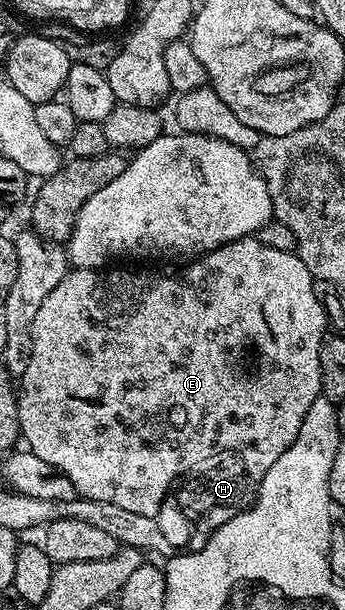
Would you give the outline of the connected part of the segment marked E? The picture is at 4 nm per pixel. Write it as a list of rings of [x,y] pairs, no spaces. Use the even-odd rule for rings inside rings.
[[[251,235],[211,249],[187,265],[190,266],[183,273],[133,273],[130,269],[114,268],[106,271],[111,273],[101,273],[97,269],[71,268],[64,279],[56,283],[48,299],[44,299],[40,311],[36,311],[36,319],[32,319],[32,359],[28,359],[28,371],[24,371],[16,389],[18,432],[25,448],[72,479],[77,496],[100,503],[116,503],[127,511],[157,517],[161,505],[169,497],[175,473],[194,465],[201,456],[214,453],[216,448],[227,446],[248,451],[248,470],[262,477],[268,467],[292,447],[300,435],[300,423],[304,423],[308,407],[312,407],[321,394],[320,347],[328,333],[328,322],[319,290],[314,290],[316,279],[308,267],[304,267],[297,252],[285,253],[264,247],[257,236]]]

